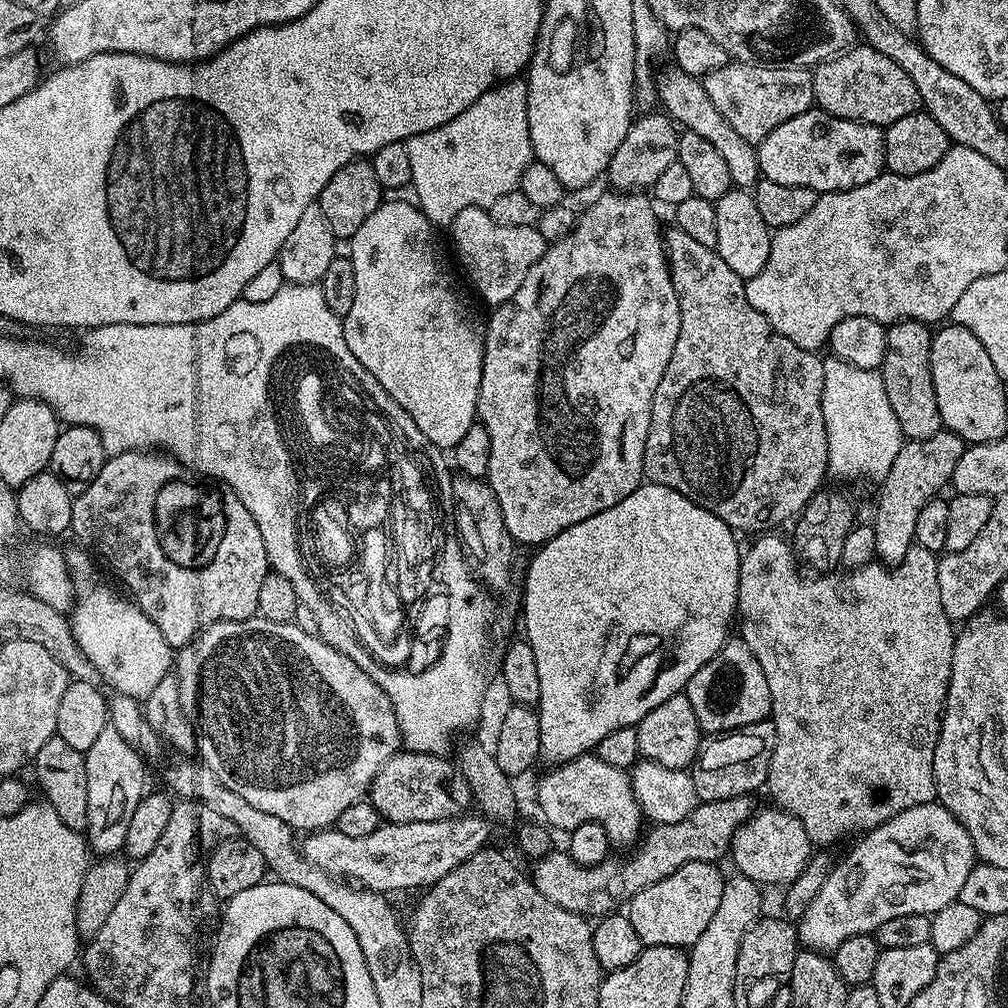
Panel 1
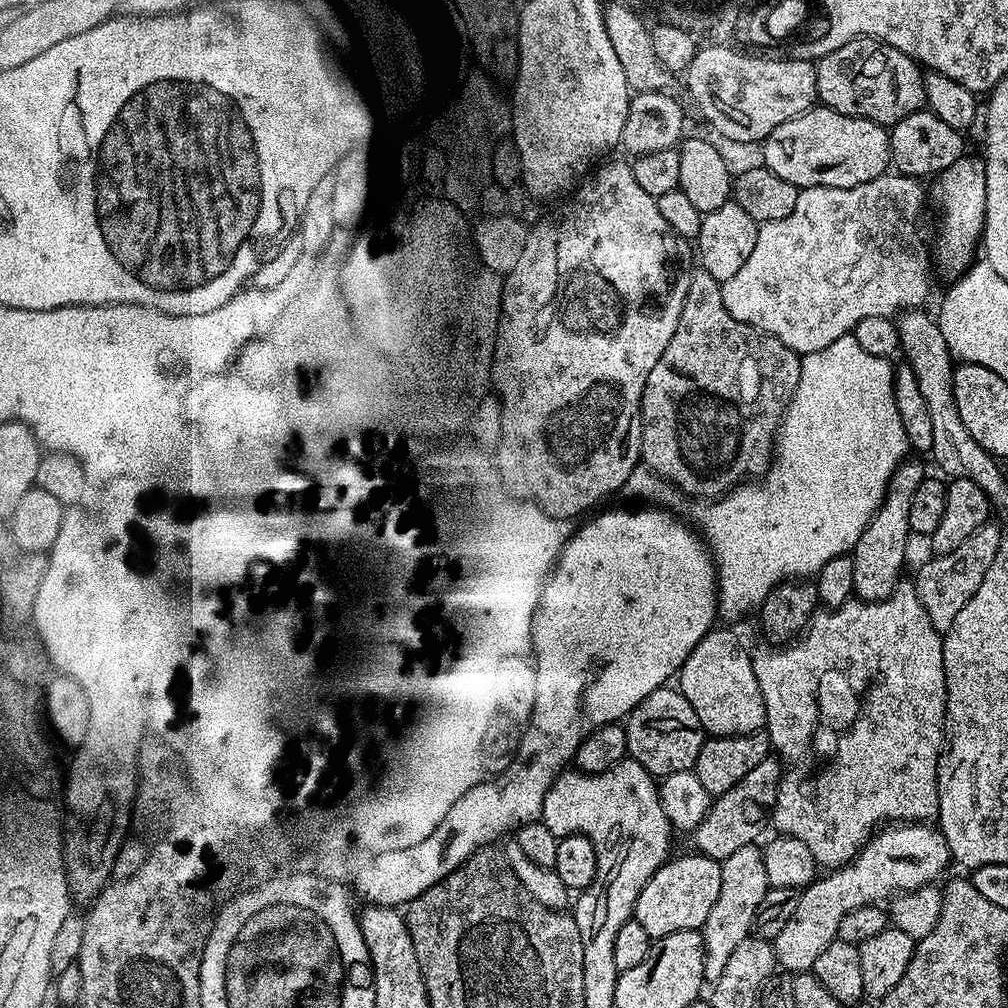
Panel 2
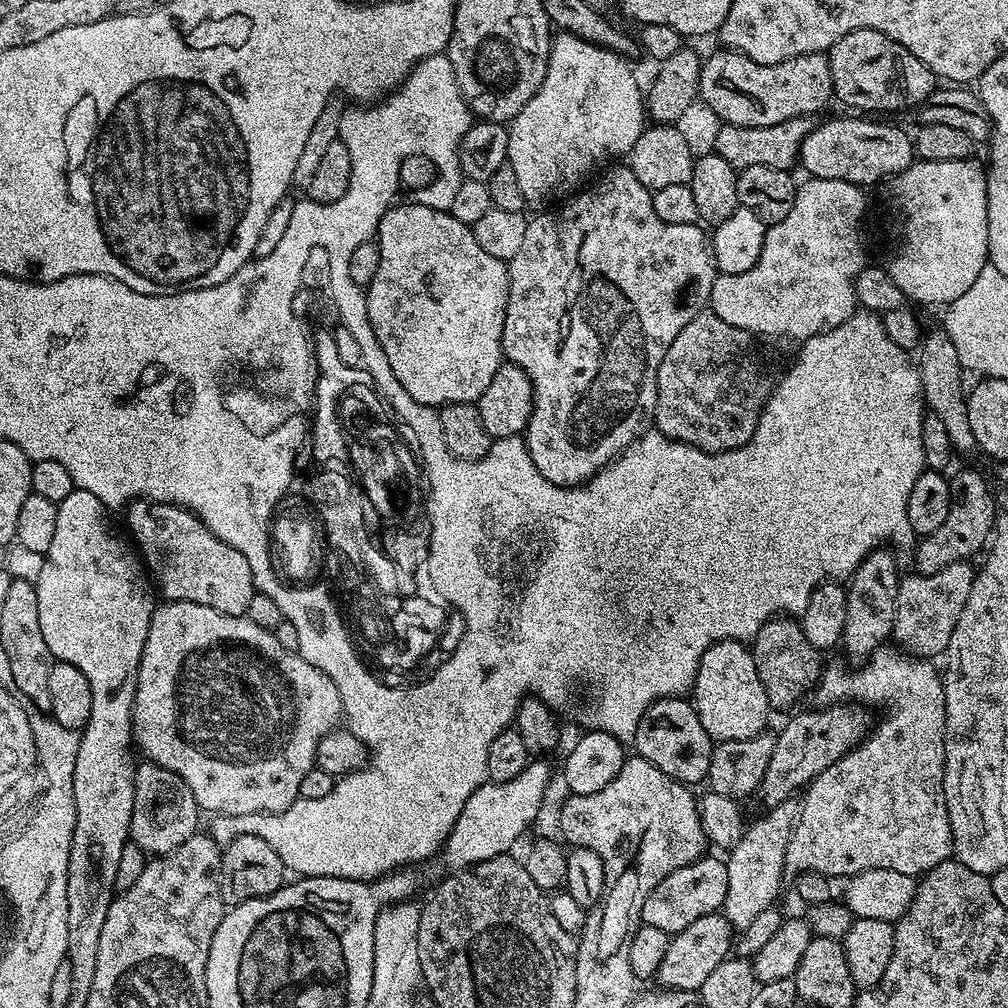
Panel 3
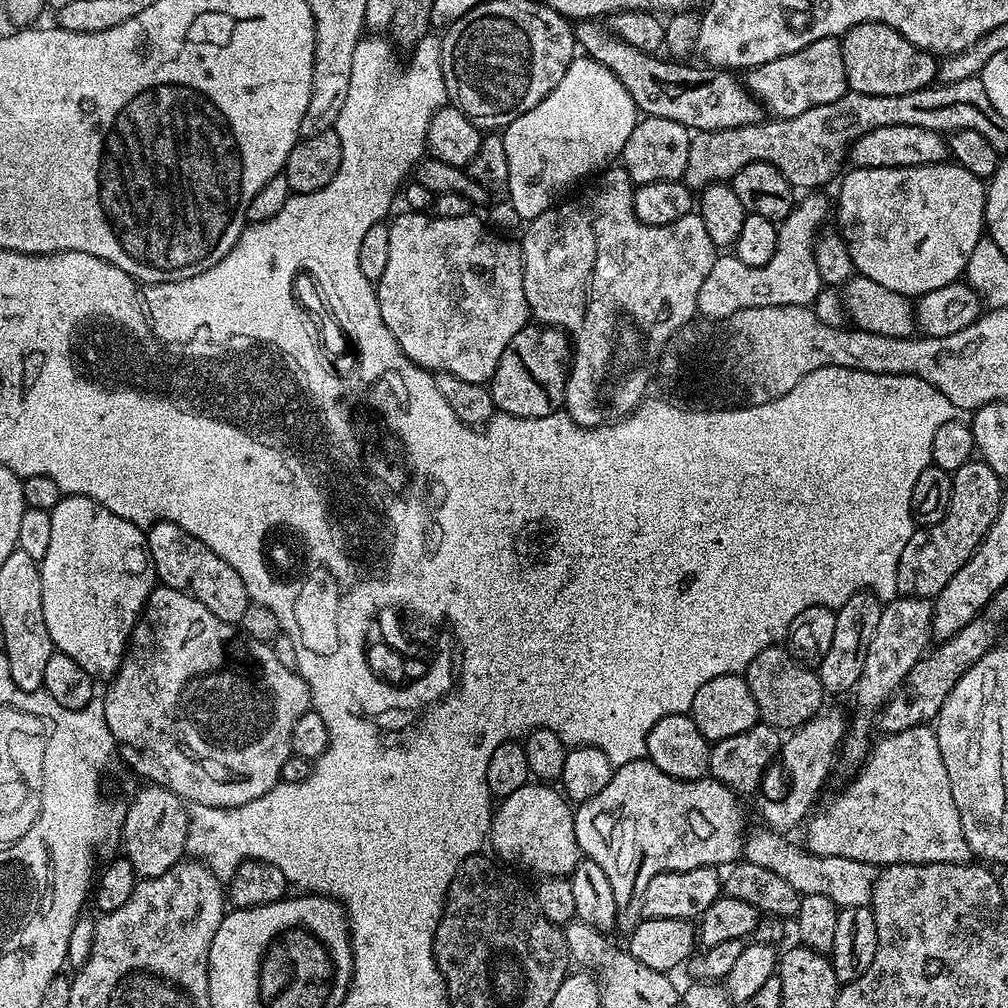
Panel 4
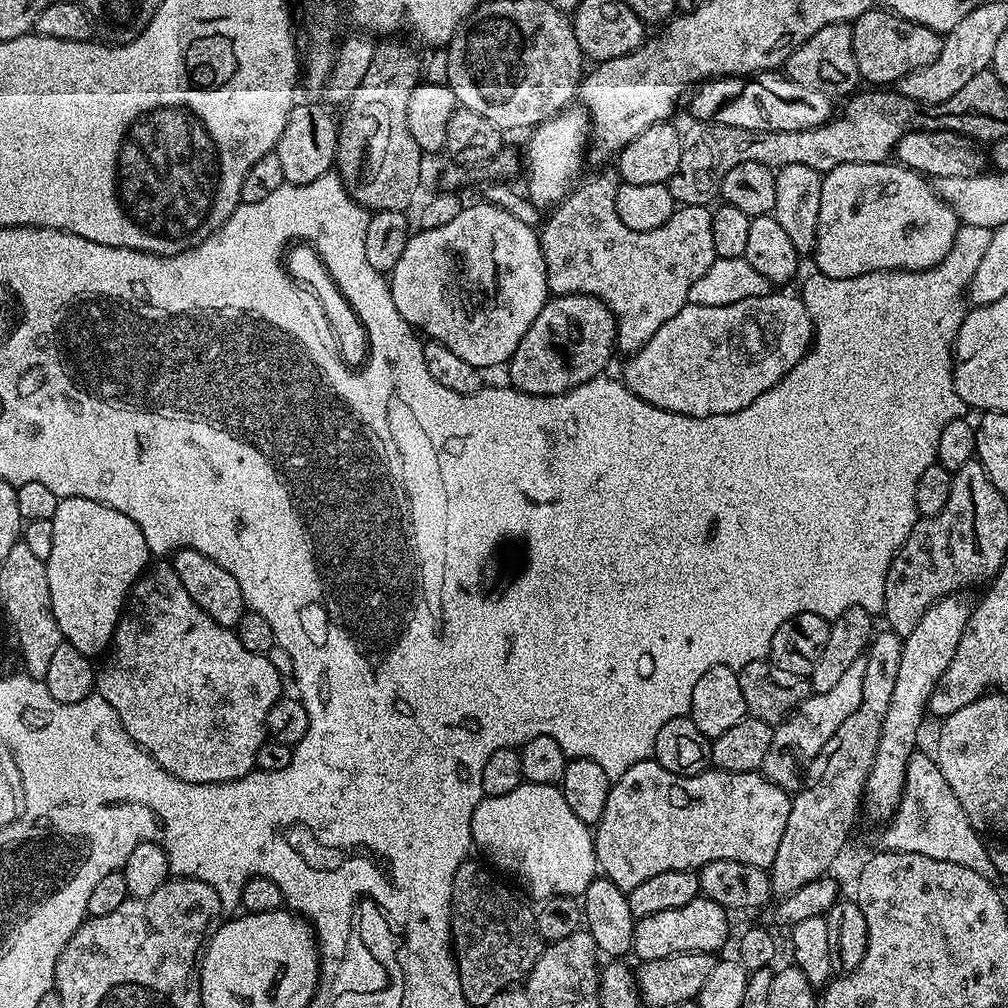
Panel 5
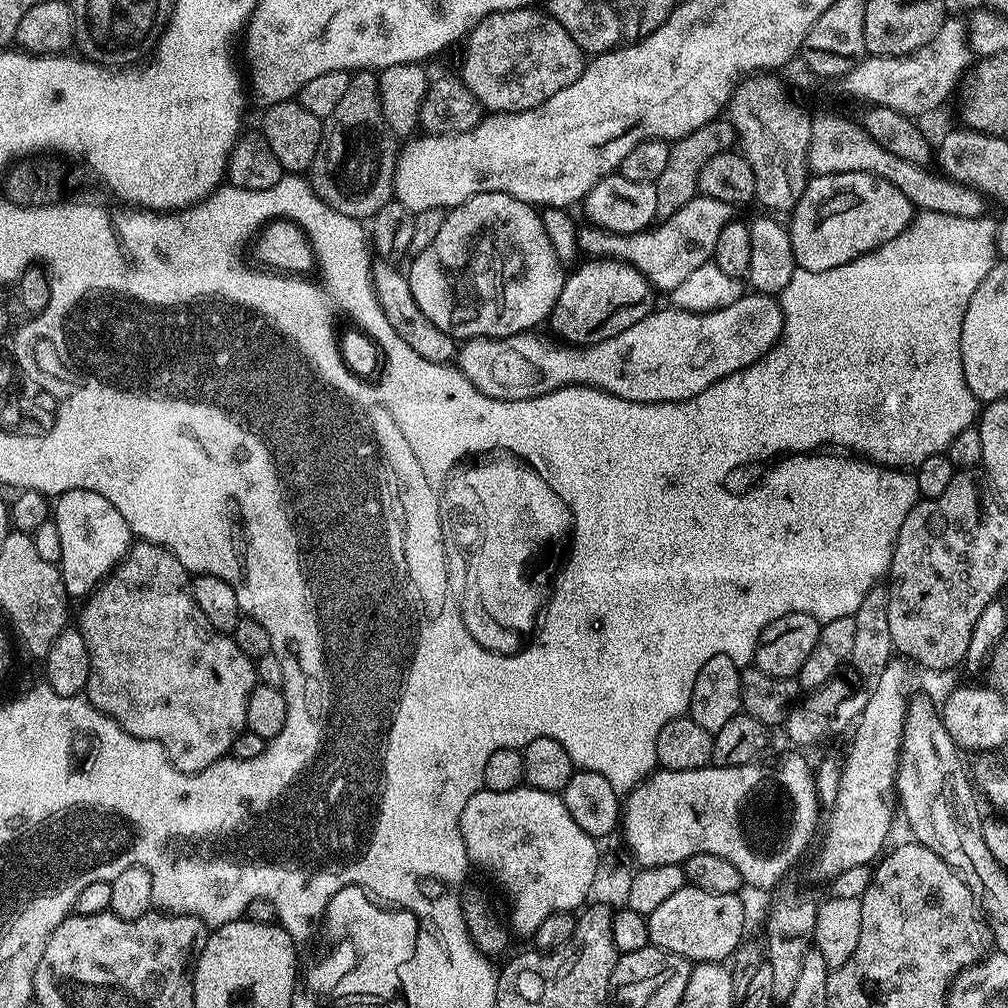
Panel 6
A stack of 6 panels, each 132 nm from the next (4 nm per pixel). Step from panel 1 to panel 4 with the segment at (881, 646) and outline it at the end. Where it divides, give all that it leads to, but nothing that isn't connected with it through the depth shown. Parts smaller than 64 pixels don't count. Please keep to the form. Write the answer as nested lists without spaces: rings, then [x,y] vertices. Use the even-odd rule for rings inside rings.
[[[923,724],[914,726],[910,730],[902,730],[879,737],[881,740],[871,745],[868,758],[860,765],[856,776],[820,813],[807,821],[808,842],[806,848],[814,855],[835,856],[839,858],[857,859],[858,862],[873,864],[875,866],[887,866],[890,864],[966,864],[973,859],[970,846],[966,842],[966,834],[962,834],[962,818],[958,814],[958,806],[954,806],[954,794],[950,786],[950,774],[946,774],[946,762],[942,762],[942,750],[938,750],[938,738],[935,727]]]

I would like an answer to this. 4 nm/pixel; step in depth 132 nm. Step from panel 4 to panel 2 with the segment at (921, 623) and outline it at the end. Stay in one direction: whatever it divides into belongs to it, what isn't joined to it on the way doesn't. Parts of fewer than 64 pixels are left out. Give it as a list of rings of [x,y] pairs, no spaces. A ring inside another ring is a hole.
[[[995,522],[984,524],[970,538],[966,538],[966,542],[958,546],[958,550],[945,556],[933,555],[932,560],[926,561],[917,570],[915,594],[926,612],[930,614],[930,622],[934,622],[940,633],[948,632],[950,626],[954,626],[954,618],[958,618],[958,610],[962,610],[962,606],[966,606],[966,602],[974,598],[974,590],[982,586],[982,578],[986,578],[986,570],[990,570],[990,562],[994,562],[1000,549],[1001,531],[1001,525],[998,526]]]

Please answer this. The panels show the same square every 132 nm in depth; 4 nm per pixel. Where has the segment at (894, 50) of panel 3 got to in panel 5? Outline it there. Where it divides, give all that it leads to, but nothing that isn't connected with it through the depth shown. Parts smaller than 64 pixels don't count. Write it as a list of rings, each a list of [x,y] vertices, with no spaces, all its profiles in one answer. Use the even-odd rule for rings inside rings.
[[[883,6],[871,8],[851,21],[854,38],[854,59],[858,61],[858,74],[868,86],[896,86],[906,74],[930,66],[942,54],[944,36],[913,20],[907,20]]]

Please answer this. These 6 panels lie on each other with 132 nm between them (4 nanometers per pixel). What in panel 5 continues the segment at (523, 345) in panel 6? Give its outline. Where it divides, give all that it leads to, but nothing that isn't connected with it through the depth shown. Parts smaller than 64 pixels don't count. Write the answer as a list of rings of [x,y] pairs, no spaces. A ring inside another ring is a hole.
[[[770,290],[765,296],[758,298],[742,298],[742,302],[734,302],[730,306],[698,306],[697,304],[685,304],[683,310],[674,314],[670,322],[658,326],[654,330],[654,338],[650,338],[643,344],[637,352],[631,353],[624,364],[624,376],[622,383],[627,386],[635,396],[642,398],[650,406],[658,406],[662,410],[670,410],[674,414],[683,416],[693,416],[694,418],[706,418],[707,416],[717,416],[718,414],[734,414],[741,412],[754,398],[766,394],[766,390],[773,388],[787,372],[794,370],[798,362],[806,355],[812,347],[812,319],[808,313],[808,308],[804,305],[803,299],[799,295],[791,296],[788,290]]]

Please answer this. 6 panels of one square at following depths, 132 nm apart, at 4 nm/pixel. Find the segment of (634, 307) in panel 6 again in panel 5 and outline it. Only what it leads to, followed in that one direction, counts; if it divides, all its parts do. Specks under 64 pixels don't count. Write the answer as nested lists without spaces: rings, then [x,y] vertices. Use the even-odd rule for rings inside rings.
[[[566,294],[552,296],[542,306],[530,328],[523,334],[522,340],[514,350],[511,360],[506,365],[511,387],[519,392],[535,396],[557,396],[563,392],[574,390],[594,377],[601,375],[604,368],[612,360],[612,352],[616,348],[616,320],[604,301],[590,294]]]

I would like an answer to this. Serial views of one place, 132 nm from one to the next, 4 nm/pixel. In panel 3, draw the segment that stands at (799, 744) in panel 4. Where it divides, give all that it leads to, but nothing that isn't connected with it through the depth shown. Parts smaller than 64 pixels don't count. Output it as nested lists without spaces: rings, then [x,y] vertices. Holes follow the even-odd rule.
[[[795,799],[781,801],[778,806],[767,809],[756,821],[749,823],[740,840],[727,853],[728,885],[722,915],[728,919],[733,929],[739,930],[750,926],[758,914],[777,903],[776,895],[780,892],[780,883],[786,879],[784,859],[786,846],[796,826],[798,804]]]

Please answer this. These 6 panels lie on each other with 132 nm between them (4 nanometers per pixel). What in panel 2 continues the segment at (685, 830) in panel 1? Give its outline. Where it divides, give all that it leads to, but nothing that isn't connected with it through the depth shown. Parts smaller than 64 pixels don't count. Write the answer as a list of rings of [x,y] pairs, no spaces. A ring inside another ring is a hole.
[[[769,758],[758,762],[758,766],[754,766],[754,770],[750,770],[750,774],[738,782],[738,786],[730,786],[726,794],[715,797],[708,817],[691,833],[690,840],[696,843],[695,851],[701,856],[721,861],[734,854],[734,850],[742,850],[742,846],[756,844],[764,827],[769,827],[781,779],[781,761]]]

